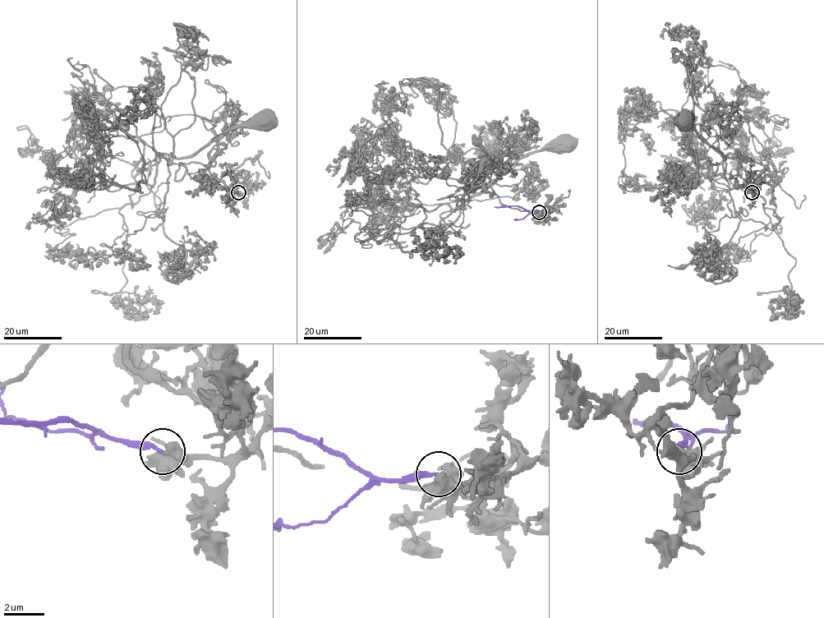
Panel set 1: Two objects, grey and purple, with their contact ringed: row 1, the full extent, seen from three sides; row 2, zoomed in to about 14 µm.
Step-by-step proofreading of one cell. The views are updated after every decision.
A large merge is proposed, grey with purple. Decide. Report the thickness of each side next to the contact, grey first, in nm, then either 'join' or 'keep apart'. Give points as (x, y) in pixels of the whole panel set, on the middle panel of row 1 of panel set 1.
calibres 550 and 220 nm; keep apart

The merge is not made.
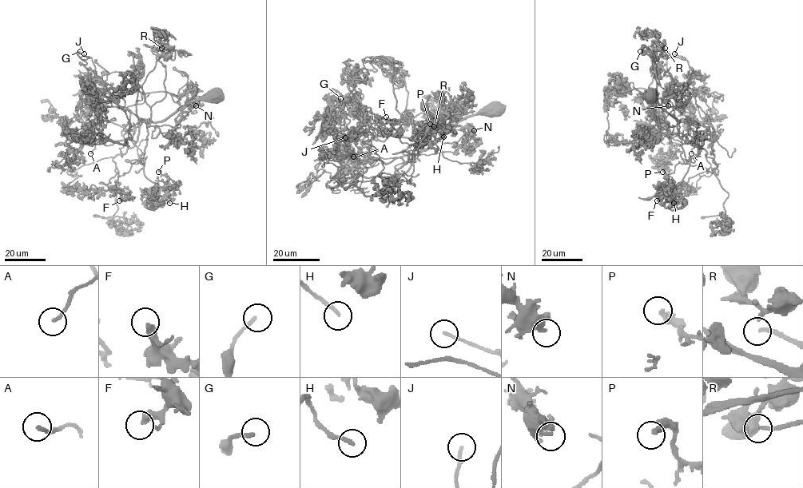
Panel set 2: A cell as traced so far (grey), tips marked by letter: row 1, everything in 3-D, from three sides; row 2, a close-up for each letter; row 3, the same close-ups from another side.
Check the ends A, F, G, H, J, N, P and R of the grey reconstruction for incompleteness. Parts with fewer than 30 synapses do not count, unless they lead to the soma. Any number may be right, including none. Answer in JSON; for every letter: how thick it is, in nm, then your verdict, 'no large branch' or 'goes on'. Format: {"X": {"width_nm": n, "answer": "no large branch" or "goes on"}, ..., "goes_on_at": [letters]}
{"A": {"width_nm": 180, "answer": "goes on"}, "F": {"width_nm": 400, "answer": "no large branch"}, "G": {"width_nm": 180, "answer": "goes on"}, "H": {"width_nm": 190, "answer": "no large branch"}, "J": {"width_nm": 160, "answer": "goes on"}, "N": {"width_nm": 200, "answer": "no large branch"}, "P": {"width_nm": 360, "answer": "no large branch"}, "R": {"width_nm": 120, "answer": "no large branch"}, "goes_on_at": ["A", "G", "J"]}

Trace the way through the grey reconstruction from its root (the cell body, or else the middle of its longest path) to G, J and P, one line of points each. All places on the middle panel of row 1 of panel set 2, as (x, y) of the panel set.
G: (494, 109), (462, 118), (423, 148), (392, 136), (389, 123), (370, 112), (344, 113), (340, 98)
J: (494, 109), (462, 118), (427, 148), (406, 137), (374, 140), (380, 136), (355, 128), (343, 150), (345, 137)
P: (494, 109), (462, 118), (427, 148), (417, 140), (413, 155), (428, 142), (432, 119), (448, 128), (430, 124)

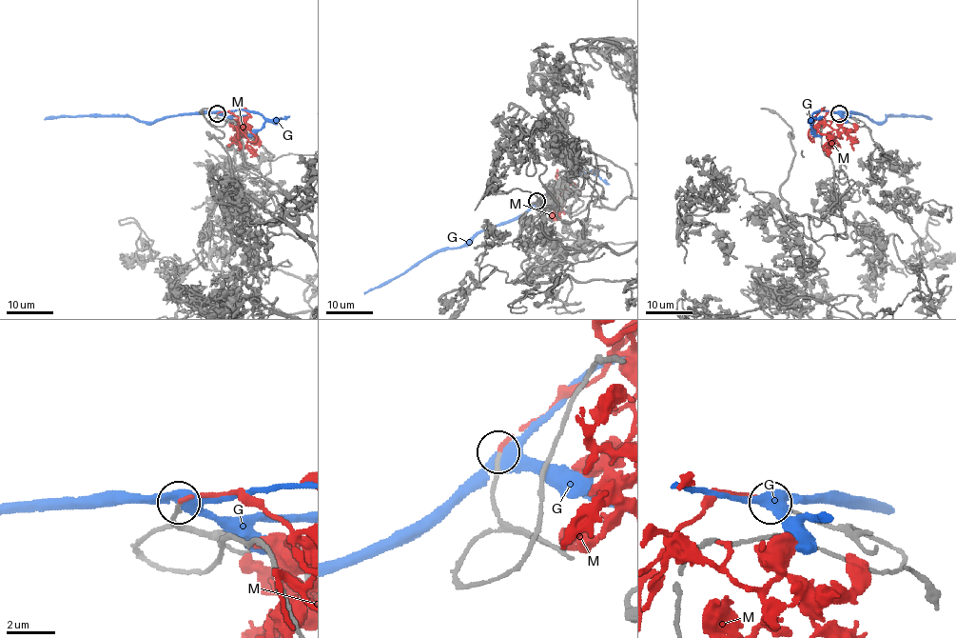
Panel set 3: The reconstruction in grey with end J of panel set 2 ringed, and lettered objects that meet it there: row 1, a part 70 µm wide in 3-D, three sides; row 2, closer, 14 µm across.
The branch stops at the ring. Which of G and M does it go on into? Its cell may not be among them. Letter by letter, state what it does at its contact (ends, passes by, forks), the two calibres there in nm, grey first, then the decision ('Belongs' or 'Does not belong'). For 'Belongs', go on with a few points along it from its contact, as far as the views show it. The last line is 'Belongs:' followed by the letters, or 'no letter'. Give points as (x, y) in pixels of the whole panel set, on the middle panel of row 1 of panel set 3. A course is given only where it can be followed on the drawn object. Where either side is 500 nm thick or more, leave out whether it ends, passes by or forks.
G: It forks there. Thickness 180 nm (grey) against 440 nm. Does not belong
M: It ends there. Thickness 160 nm (grey) against 150 nm. Belongs
Belongs: M

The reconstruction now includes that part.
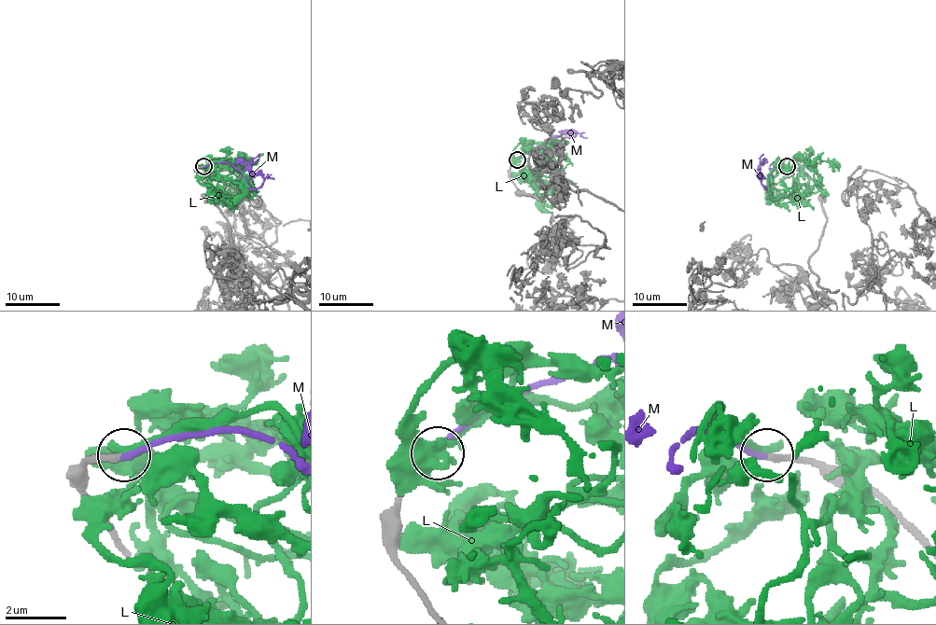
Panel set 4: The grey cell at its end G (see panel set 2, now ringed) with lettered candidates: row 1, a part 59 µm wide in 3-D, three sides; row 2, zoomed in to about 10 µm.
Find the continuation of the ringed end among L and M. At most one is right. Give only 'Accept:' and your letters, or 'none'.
Accept: M

